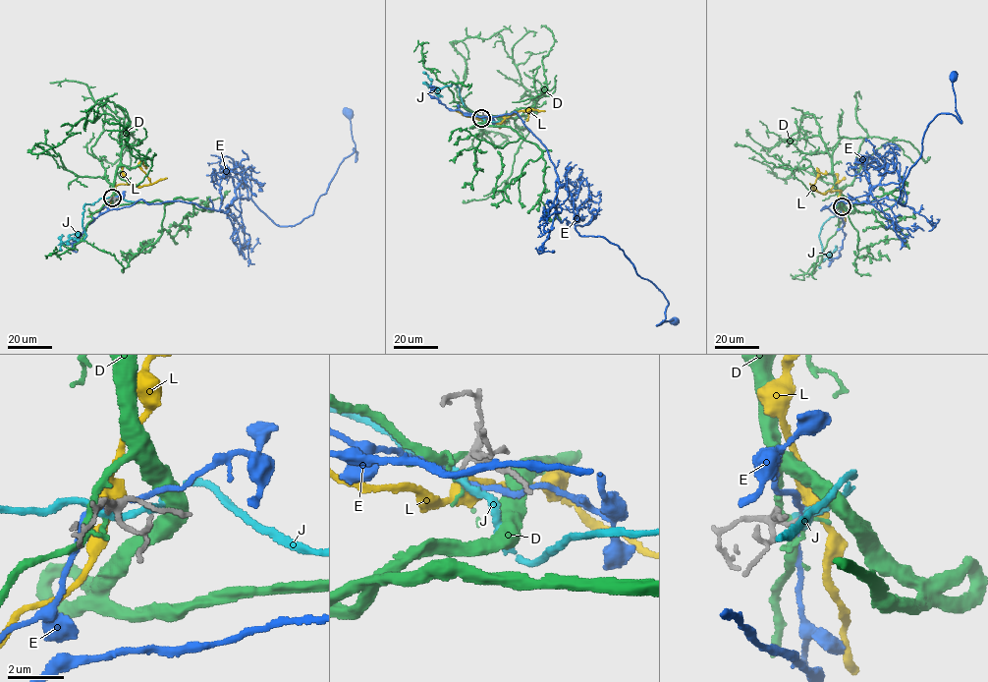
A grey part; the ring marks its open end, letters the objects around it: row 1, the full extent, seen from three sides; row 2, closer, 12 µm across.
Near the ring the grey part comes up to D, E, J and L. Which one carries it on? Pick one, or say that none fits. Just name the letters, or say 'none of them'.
none of them

